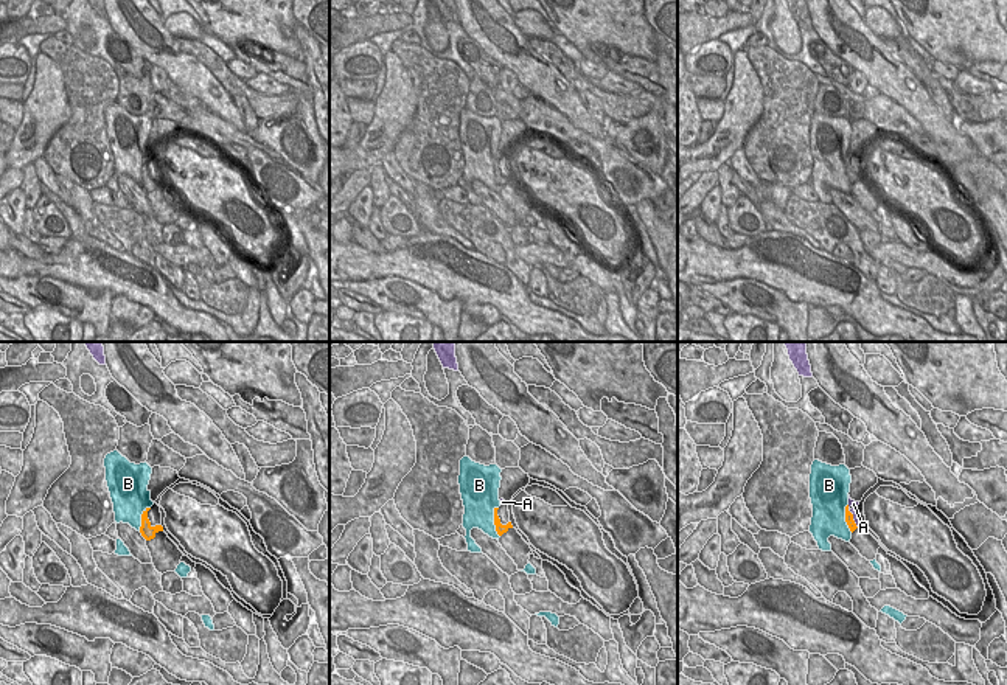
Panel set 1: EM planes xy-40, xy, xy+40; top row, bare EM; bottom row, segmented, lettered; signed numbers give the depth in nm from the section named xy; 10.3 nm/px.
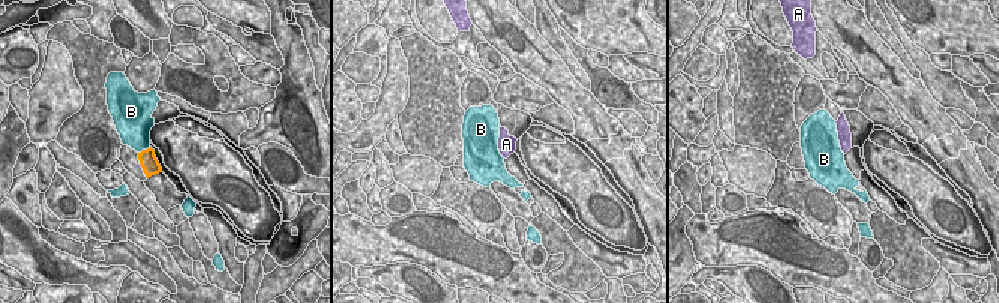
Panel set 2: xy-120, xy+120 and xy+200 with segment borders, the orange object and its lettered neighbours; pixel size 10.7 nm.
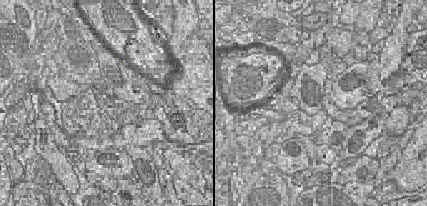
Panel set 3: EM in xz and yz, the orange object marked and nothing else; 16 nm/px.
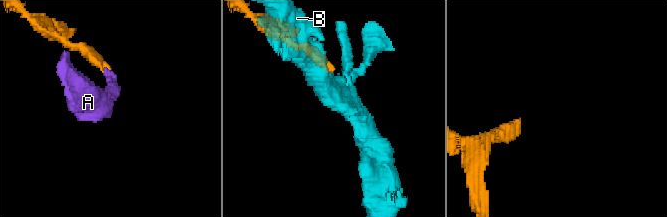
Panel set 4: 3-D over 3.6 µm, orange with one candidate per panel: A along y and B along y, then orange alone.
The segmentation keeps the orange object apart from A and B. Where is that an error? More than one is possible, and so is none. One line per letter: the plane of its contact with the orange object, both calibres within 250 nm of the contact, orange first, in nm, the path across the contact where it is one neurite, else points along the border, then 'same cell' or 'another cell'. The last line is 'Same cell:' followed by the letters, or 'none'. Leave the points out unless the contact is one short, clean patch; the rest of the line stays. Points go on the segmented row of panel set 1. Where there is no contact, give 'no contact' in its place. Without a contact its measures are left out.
A: contact in xy+40; calibres 100 and 70 nm; way xy+40 (849, 518), (852, 516), (853, 504); same cell
B: contact in xy; calibres 100 and 320 nm; another cell
Same cell: A

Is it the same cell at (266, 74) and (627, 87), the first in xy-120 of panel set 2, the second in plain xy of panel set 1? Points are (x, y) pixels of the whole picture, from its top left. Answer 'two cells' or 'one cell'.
one cell

